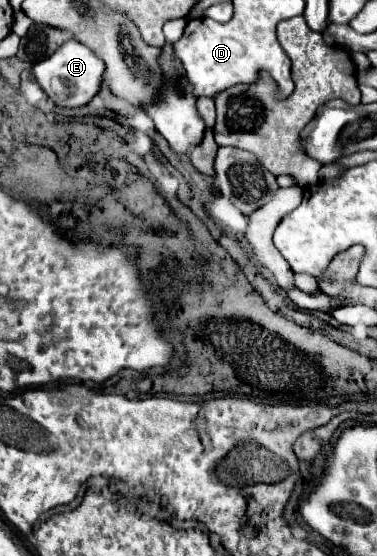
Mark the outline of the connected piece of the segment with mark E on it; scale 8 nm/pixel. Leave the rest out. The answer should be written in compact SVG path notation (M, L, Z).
M71 38L71 40L63 42L49 58L35 64L33 76L37 78L41 88L47 92L47 96L57 106L77 108L77 106L85 106L99 92L101 80L103 80L103 70L105 70L103 60L99 60L99 56L91 48L87 48L85 44Z

